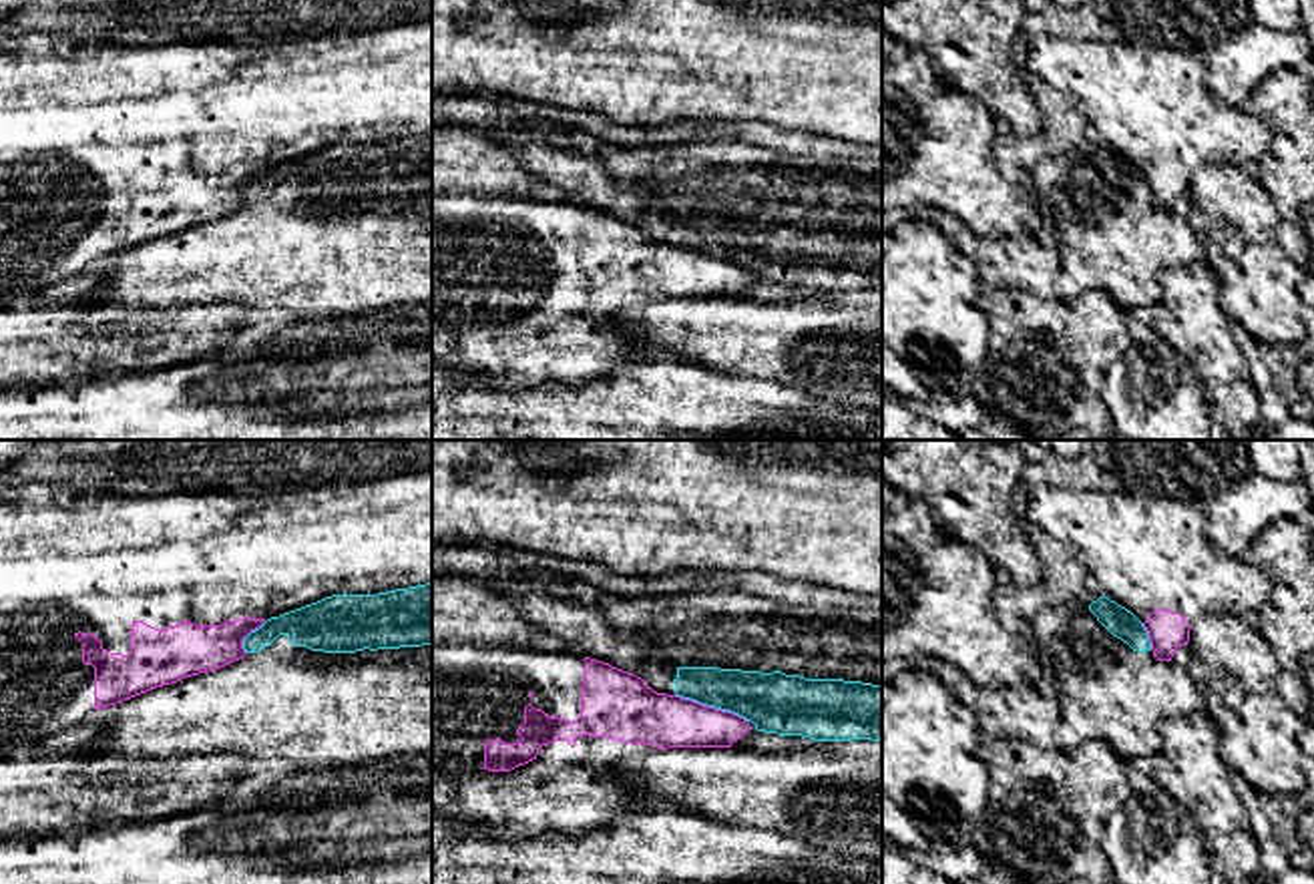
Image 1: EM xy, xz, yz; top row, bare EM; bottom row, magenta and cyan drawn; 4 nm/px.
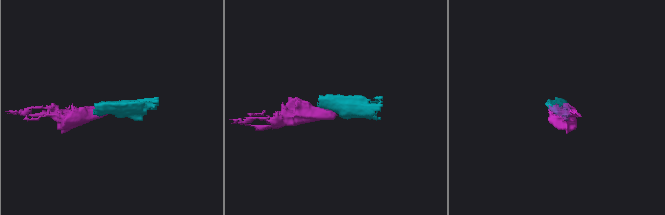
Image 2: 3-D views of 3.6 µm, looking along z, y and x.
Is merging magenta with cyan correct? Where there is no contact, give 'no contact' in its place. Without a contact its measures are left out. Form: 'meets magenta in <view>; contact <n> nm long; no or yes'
meets magenta in xz; contact 320 nm long; no

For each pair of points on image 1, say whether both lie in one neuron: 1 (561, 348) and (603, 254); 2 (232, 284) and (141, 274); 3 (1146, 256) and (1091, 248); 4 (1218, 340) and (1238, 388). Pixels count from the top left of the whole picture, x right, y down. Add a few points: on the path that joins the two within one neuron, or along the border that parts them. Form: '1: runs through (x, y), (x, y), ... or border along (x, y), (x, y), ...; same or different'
1: runs through (561, 324), (561, 296), (579, 278); same
2: runs through (209, 278), (163, 274); same
3: runs through (1132, 250), (1106, 248); same
4: runs through (1218, 352), (1218, 362), (1226, 376); same

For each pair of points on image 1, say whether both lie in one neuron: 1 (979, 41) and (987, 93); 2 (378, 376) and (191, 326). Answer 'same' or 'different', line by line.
1: same
2: different

